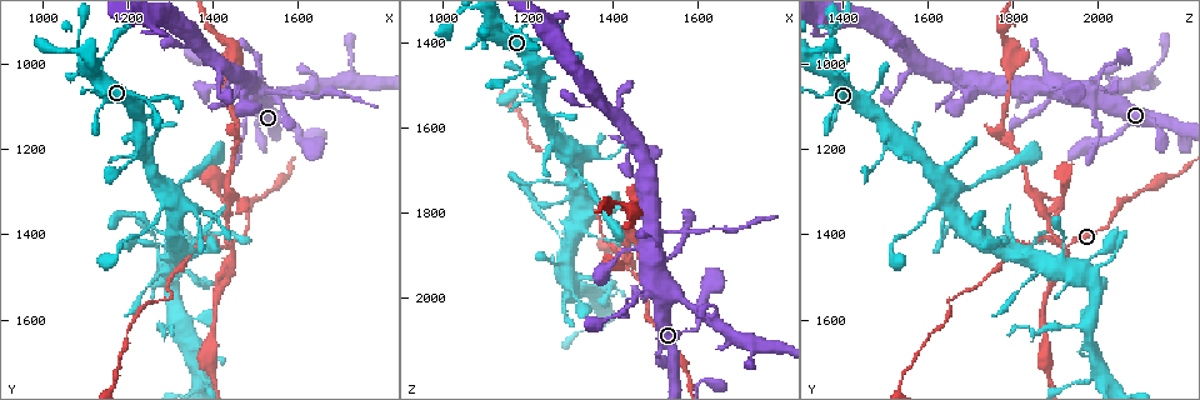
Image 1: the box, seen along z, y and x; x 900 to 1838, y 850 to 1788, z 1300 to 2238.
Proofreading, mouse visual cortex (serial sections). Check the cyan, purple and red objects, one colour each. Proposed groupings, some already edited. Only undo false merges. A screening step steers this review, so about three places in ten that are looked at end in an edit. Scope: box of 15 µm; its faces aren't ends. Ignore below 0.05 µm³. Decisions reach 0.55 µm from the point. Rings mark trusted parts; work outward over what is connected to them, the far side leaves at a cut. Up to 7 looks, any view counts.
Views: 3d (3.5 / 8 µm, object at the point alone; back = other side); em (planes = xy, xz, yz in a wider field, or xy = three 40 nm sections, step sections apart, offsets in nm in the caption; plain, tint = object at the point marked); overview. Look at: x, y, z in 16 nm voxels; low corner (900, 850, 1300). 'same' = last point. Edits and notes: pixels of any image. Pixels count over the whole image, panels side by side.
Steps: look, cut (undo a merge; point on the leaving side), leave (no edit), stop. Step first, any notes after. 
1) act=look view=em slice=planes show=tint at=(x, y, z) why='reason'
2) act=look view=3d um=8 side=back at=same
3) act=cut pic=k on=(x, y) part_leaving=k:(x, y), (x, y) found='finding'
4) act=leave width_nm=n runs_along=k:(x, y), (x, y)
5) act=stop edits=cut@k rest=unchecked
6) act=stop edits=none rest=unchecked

act=look view=3d um=3.5 at=(1440, 1430, 1915) why='four or more arms meet'

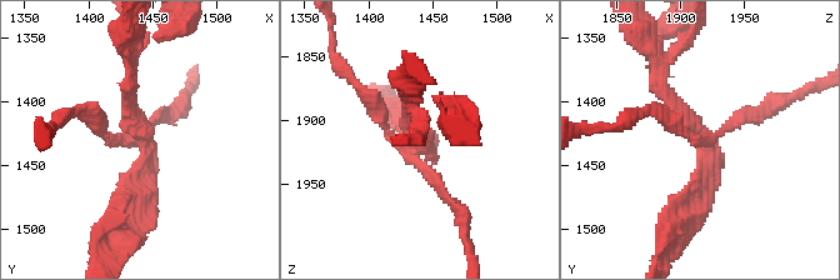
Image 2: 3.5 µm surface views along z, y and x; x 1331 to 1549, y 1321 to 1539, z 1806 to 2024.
act=look view=em slice=planes show=tint at=(1442, 1432, 1922) why='need the tissue'

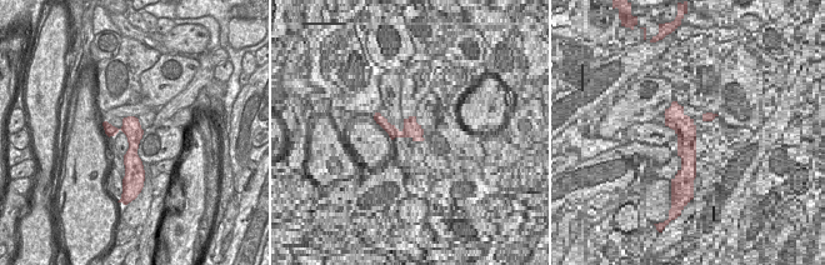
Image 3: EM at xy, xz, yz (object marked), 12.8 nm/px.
act=cut pic=2 on=(134, 184) arm_widths_nm=150,150,200,250 part_leaving=2:(138, 140), (126, 40) found='a second cell is stuck on'

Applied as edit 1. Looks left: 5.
act=look view=overview

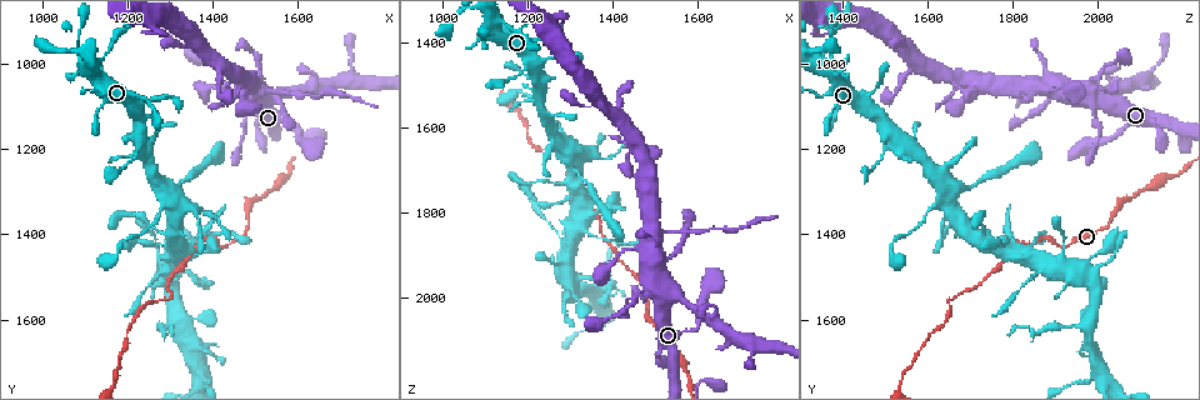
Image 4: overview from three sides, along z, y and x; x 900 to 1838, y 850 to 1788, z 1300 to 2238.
act=look view=3d um=8 at=(1295, 1295, 1660) why='four or more arms meet'

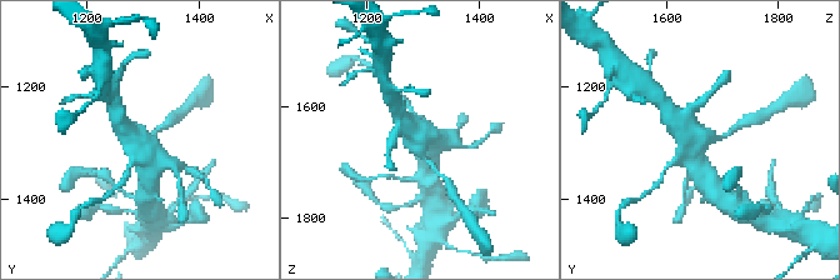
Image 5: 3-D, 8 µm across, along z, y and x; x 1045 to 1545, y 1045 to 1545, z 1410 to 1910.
act=look view=em slice=planes show=tint at=(1295, 1295, 1665) arms=4 arm_widths_nm=200,200,450,600 why='need the tissue'

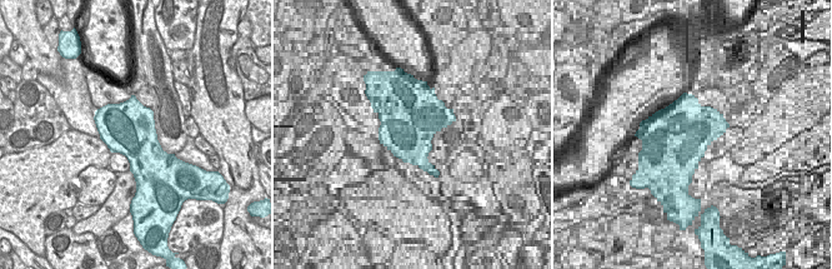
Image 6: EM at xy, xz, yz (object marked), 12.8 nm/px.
act=leave runs_along=5:(674, 120), (706, 175) found='one cell here'

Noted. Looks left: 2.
act=look view=3d um=3.5 at=(1305, 1545, 1655) why='sharp bend'

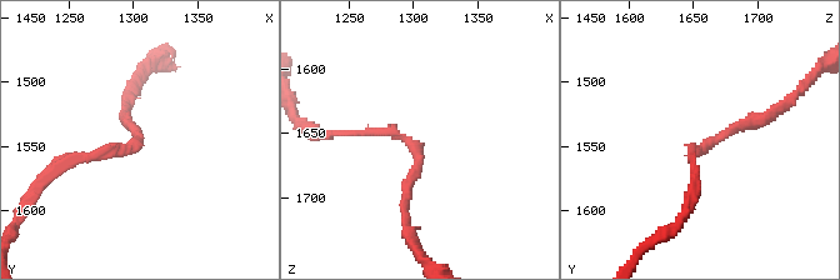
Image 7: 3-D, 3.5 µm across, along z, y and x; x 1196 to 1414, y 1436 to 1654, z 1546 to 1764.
act=look view=em slice=planes show=tint at=(1300, 1546, 1662) arm_widths_nm=100,150

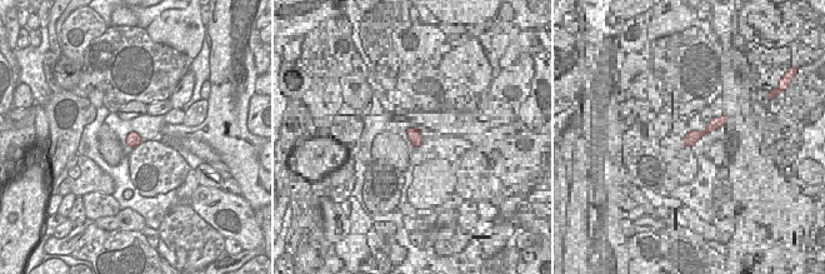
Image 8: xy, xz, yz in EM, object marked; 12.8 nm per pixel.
act=leave runs_along=7:(406, 215), (418, 150), (390, 131), (341, 131) found='one cell here'

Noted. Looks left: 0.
act=stop edits=cut@2 rest=unchecked

